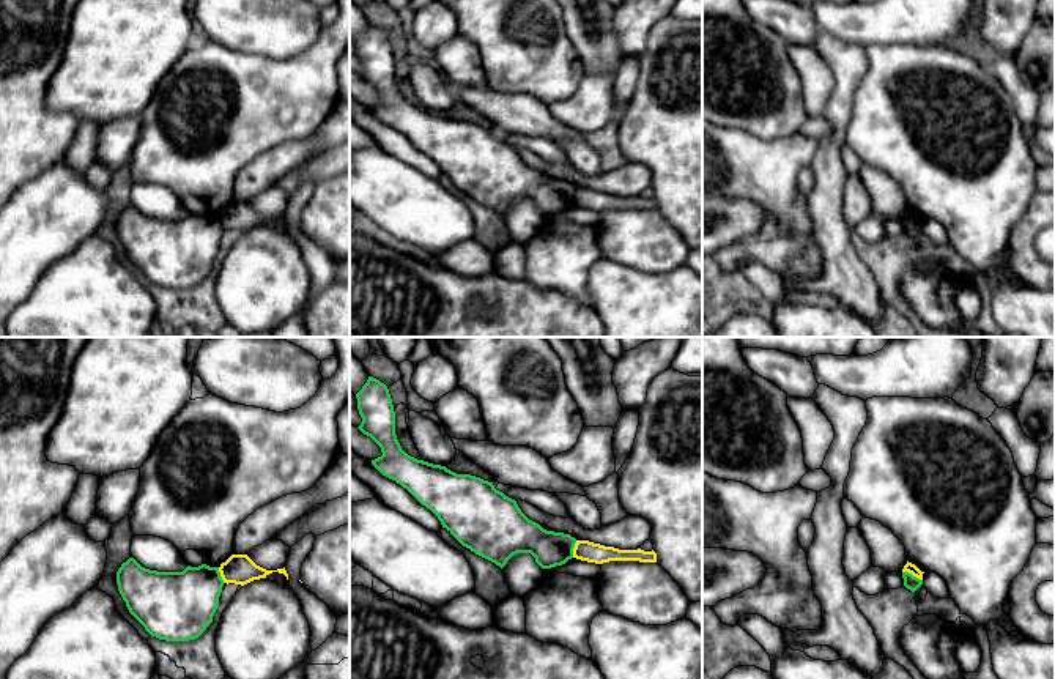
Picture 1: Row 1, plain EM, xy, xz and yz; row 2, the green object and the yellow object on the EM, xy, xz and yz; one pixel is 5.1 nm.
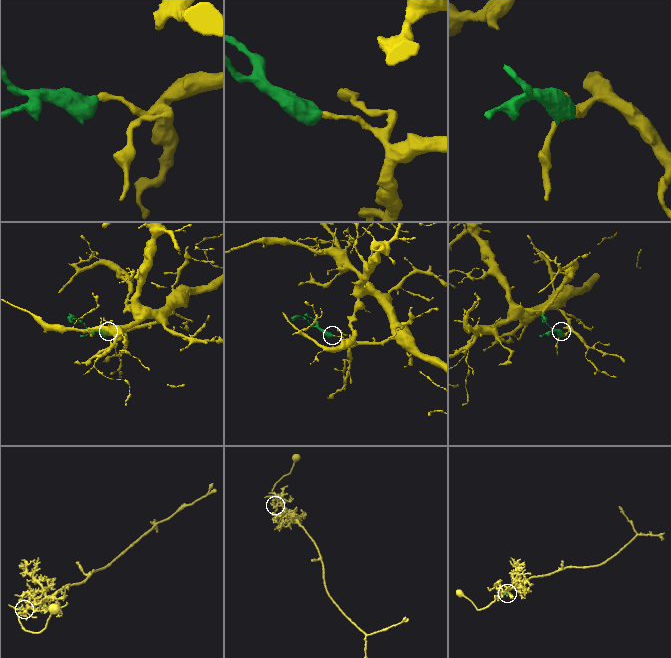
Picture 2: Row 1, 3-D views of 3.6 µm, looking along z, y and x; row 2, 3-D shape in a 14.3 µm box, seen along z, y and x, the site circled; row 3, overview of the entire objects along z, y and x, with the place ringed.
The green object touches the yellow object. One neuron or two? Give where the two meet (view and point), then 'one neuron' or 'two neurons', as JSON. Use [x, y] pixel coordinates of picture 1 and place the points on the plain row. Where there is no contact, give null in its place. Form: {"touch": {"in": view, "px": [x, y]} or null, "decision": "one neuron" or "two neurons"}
{"touch": {"in": "yz", "px": [912, 222]}, "decision": "two neurons"}

